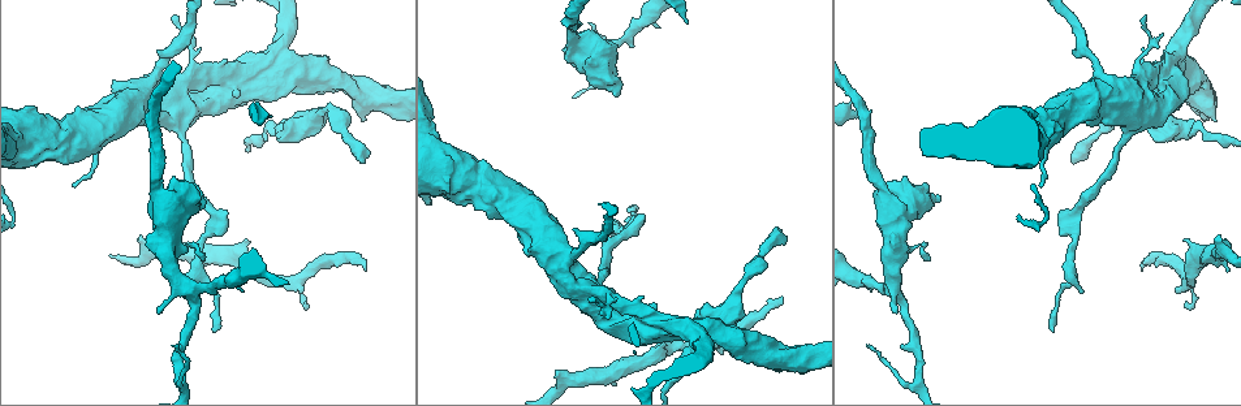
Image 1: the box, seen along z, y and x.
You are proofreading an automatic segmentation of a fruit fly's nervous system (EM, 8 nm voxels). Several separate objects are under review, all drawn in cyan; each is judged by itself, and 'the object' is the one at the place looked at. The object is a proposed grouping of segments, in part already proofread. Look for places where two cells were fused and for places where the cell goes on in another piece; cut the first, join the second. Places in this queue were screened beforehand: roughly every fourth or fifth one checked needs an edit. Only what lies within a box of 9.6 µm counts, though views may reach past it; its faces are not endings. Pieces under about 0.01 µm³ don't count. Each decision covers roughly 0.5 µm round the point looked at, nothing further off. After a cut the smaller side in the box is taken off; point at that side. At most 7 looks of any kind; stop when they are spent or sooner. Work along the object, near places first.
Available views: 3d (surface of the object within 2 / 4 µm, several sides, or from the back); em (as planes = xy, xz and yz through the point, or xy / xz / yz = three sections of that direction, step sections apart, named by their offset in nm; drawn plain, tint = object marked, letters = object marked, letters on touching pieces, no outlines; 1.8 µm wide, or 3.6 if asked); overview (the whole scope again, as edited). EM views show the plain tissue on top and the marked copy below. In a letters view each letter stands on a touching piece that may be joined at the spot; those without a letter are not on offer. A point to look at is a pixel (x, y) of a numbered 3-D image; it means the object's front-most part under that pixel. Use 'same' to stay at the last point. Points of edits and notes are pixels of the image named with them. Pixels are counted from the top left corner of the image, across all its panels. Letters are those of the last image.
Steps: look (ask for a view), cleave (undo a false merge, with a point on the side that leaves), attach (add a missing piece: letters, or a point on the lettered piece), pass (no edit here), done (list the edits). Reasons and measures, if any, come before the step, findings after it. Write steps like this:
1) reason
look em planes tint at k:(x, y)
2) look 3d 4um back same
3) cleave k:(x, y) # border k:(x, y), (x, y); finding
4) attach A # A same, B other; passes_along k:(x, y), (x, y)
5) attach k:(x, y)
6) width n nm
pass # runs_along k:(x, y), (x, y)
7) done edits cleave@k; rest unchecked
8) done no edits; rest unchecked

sudden change in width
look 3d 2um at 1:(1181, 128)

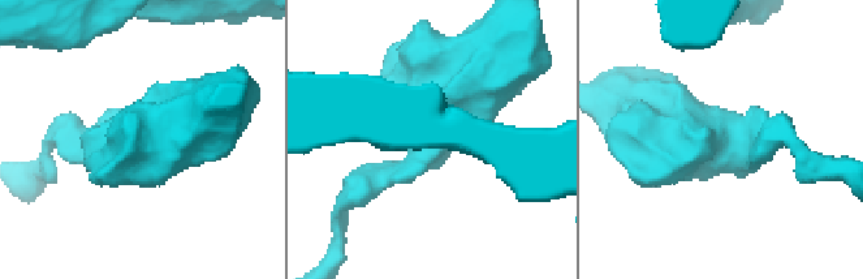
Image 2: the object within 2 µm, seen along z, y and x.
look em planes letters at 2:(718, 145)

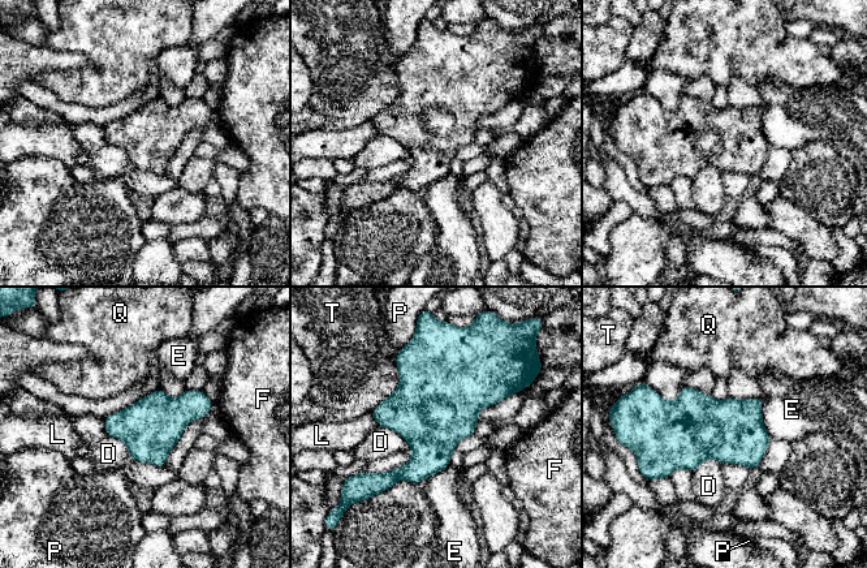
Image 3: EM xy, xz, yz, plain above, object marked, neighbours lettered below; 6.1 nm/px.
pass # D other, E other, F other, L other, P other, Q other, T other; border 3:(103, 418), (133, 459); one cell here

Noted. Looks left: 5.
an open end
look em 3.6um xy step 8 letters at 1:(924, 184)

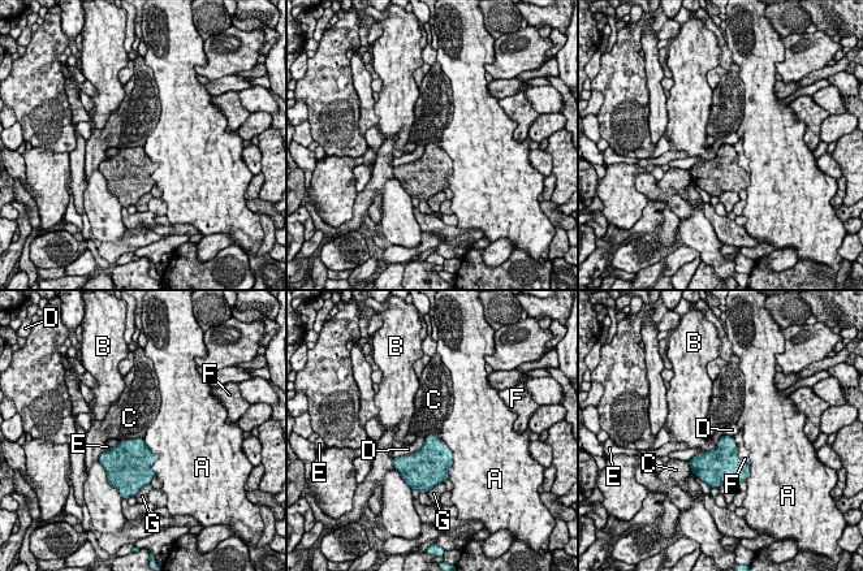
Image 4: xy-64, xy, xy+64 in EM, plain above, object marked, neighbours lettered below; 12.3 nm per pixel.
cut it another way
look em 3.6um planes letters same

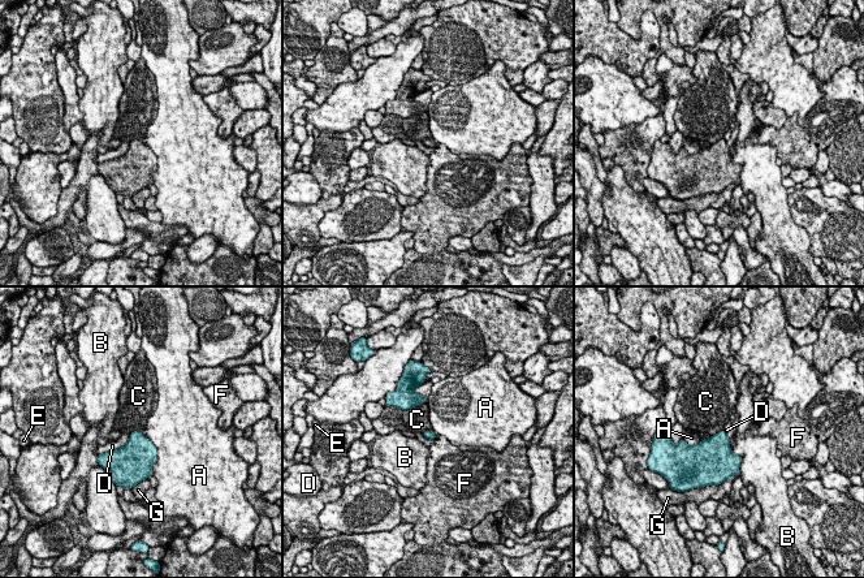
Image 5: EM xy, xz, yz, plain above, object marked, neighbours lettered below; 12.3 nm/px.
pass # A other, B other, C other, D other, E other, F other, G other; border 5:(426, 401), (407, 409), (393, 406); no lettered piece goes on from it

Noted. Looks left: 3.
free end
look 3d 4um at 1:(684, 21)

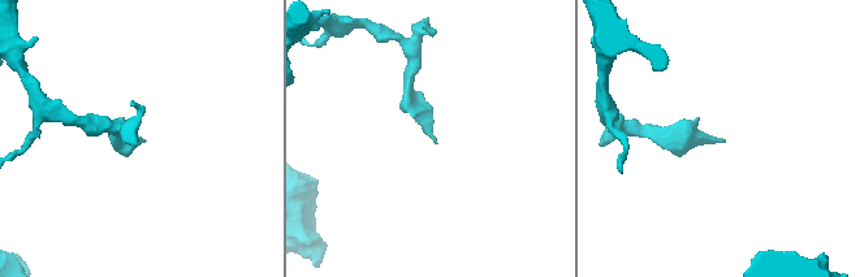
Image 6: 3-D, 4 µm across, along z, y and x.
now the EM
look em planes tint at 6:(721, 139)

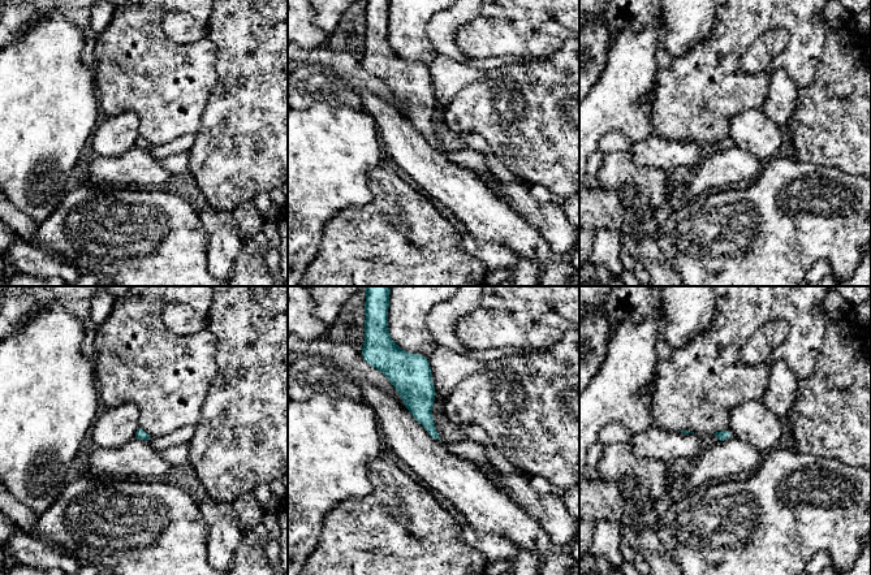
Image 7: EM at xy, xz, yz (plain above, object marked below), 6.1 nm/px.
what lies round it
look em planes letters same

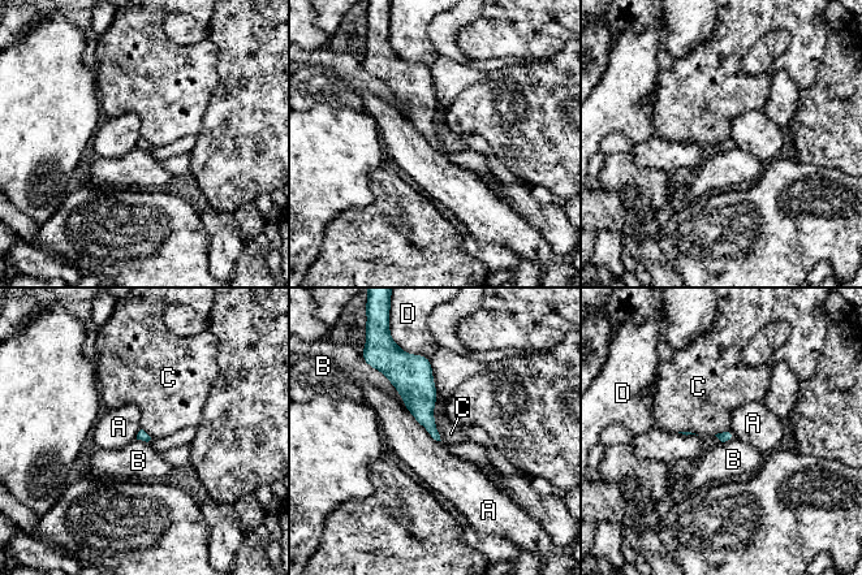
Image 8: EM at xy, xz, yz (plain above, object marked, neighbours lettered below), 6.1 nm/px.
pass # A other, B other, C other, D other; border 8:(435, 401), (434, 423), (442, 440); no lettered piece goes on from it

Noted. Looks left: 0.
done no edits; rest unchecked

